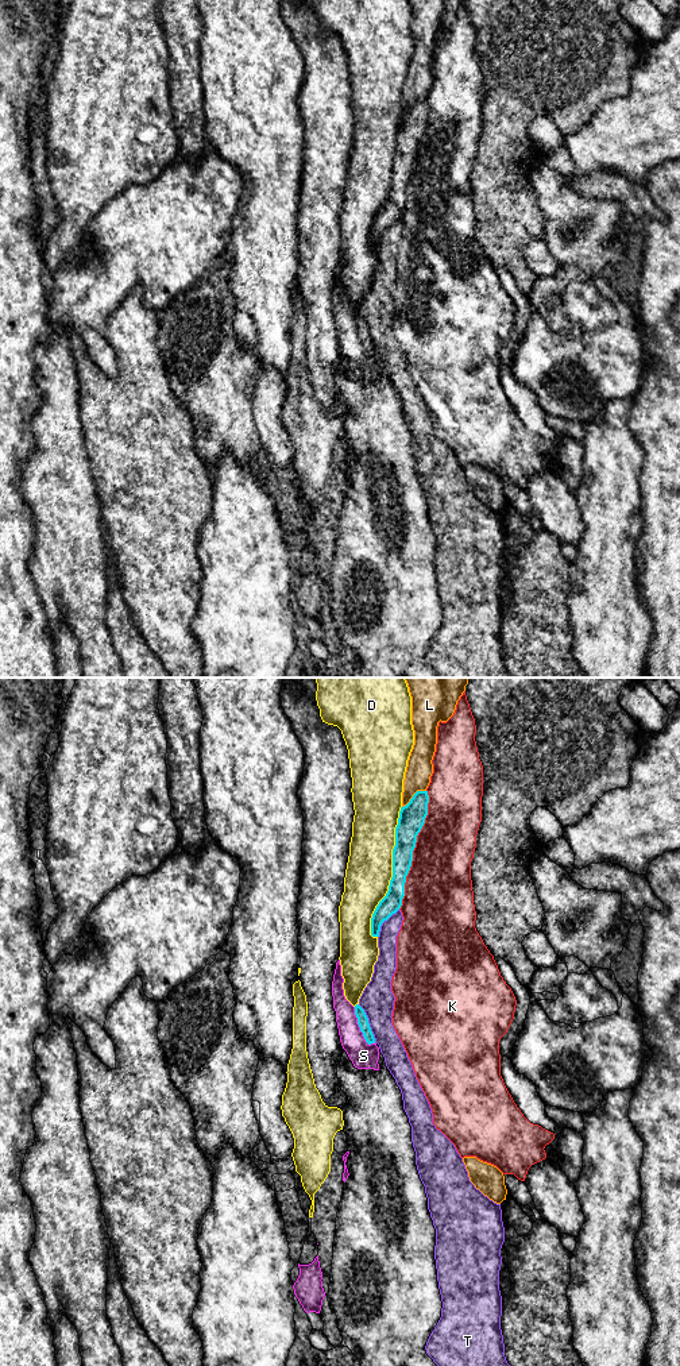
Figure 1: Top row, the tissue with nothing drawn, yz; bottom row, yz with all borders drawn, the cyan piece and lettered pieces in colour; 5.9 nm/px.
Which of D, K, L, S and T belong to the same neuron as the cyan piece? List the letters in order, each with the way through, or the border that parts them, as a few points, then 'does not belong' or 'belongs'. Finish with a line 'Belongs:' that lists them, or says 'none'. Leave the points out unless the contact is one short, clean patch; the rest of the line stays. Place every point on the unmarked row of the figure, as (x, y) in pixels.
D: does not belong
K: does not belong
L: does not belong
S: belongs
T: does not belong
Belongs: S

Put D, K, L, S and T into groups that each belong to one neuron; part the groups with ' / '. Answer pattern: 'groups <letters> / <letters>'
groups D / K / L / S / T

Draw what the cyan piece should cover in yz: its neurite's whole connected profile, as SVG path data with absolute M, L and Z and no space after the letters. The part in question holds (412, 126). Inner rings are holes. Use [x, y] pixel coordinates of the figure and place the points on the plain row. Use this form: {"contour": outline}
{"contour": "M417 100L410 111L401 116L398 134L395 136L395 155L393 158L393 186L386 205L379 211L372 223L372 246L379 246L382 232L402 215L406 185L412 175L417 144L428 124L428 112L428 100Z"}

